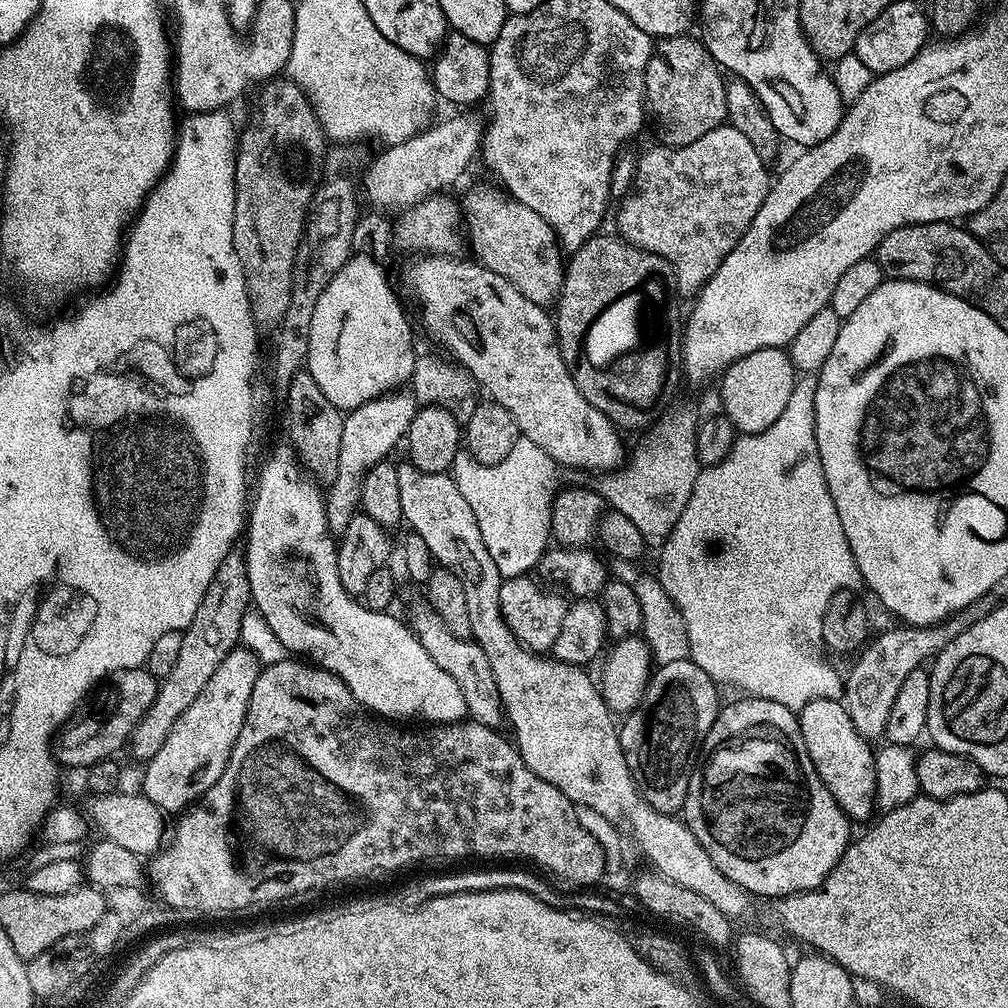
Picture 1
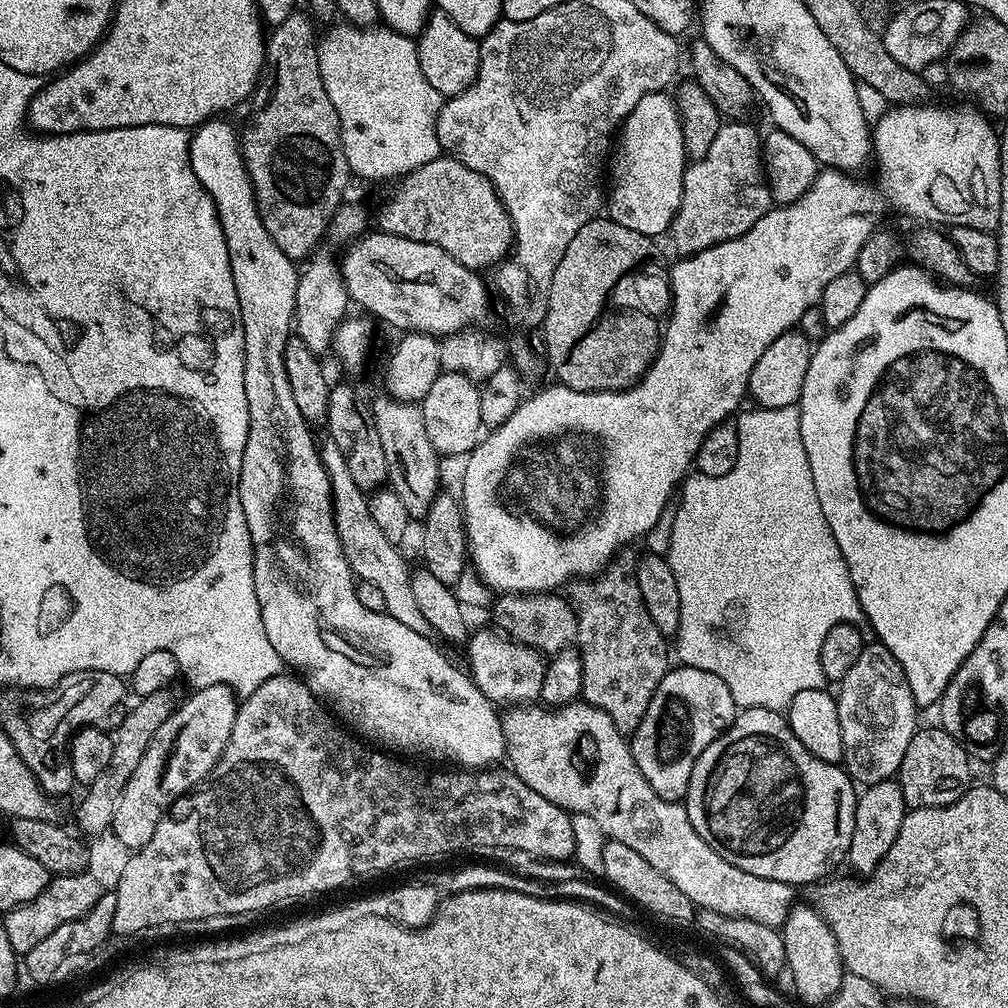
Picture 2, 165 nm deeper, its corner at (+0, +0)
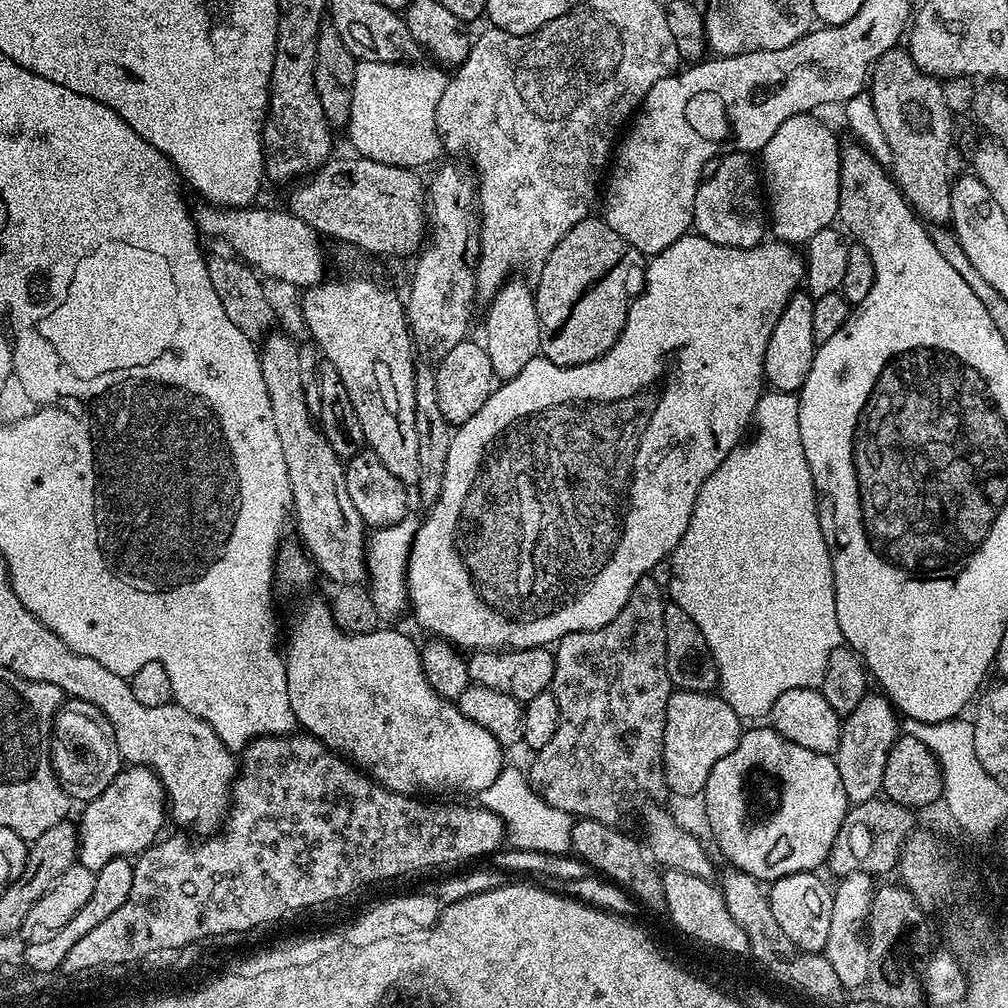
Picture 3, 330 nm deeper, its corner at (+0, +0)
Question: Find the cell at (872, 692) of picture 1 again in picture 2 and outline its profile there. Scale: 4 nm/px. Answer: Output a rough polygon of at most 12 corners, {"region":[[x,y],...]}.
{"region":[[865,643],[835,693],[842,767],[891,780],[918,727],[902,666]]}

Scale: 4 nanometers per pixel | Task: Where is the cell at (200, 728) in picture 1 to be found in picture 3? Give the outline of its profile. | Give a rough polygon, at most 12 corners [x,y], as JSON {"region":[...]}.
{"region":[[125,767],[83,805],[78,862],[135,858],[166,824],[164,784]]}

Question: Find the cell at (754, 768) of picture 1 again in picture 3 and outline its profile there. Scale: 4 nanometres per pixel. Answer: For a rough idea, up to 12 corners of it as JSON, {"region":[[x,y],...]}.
{"region":[[771,726],[710,770],[735,871],[816,872],[850,805],[832,756]]}

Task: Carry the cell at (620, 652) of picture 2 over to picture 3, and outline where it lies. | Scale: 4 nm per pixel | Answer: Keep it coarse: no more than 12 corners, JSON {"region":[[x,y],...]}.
{"region":[[666,592],[566,634],[558,730],[526,768],[550,806],[619,825],[668,792]]}

